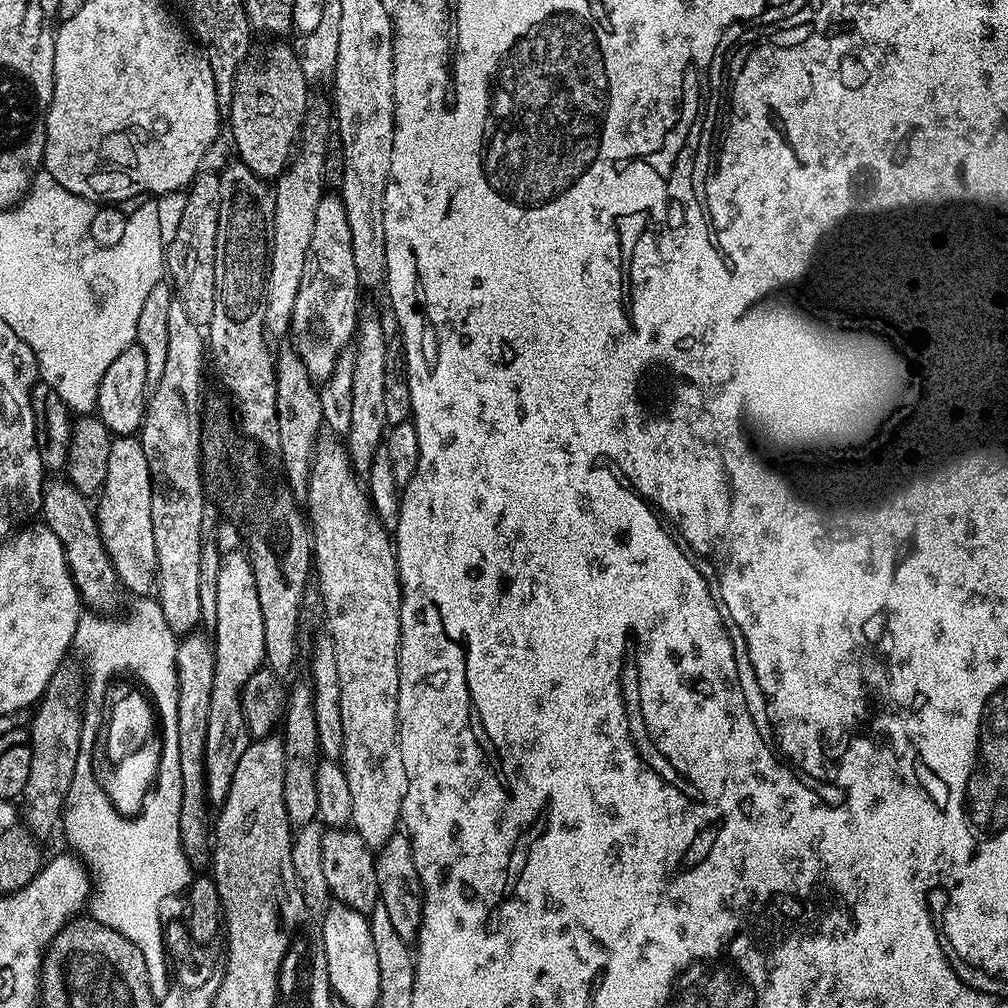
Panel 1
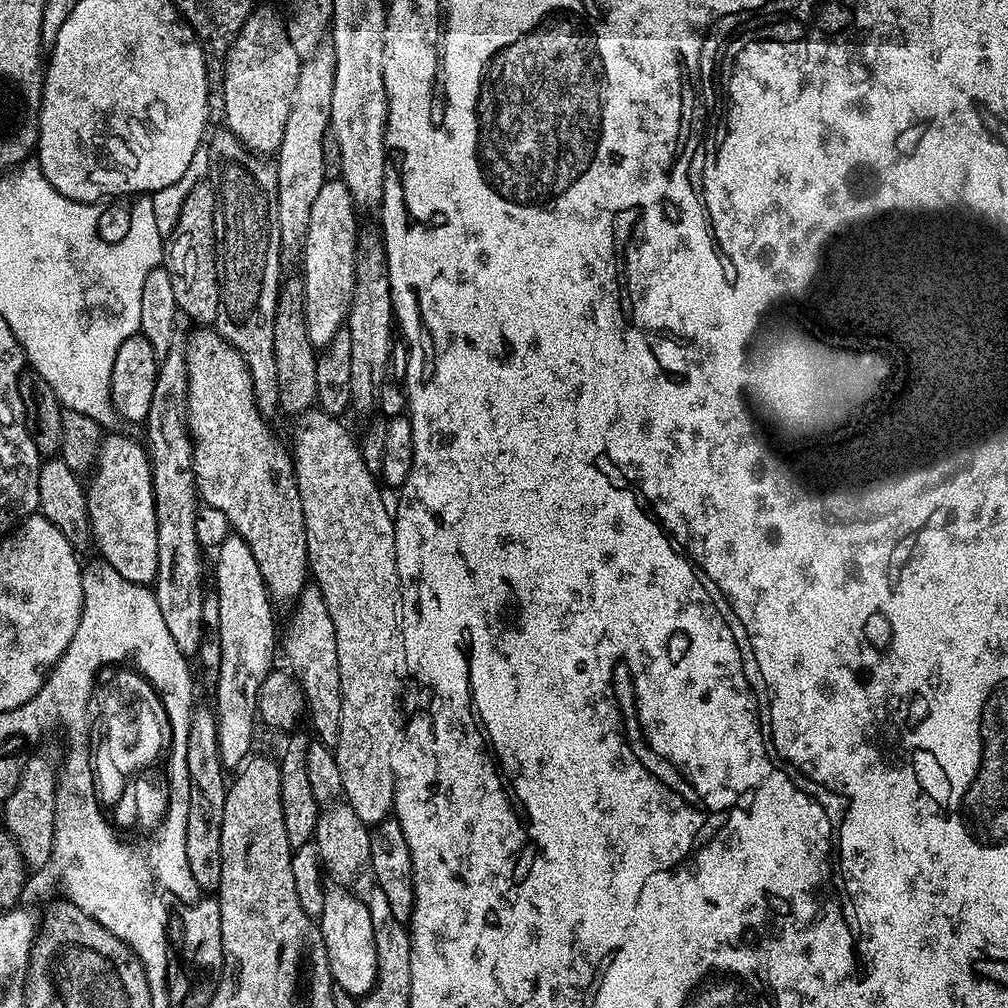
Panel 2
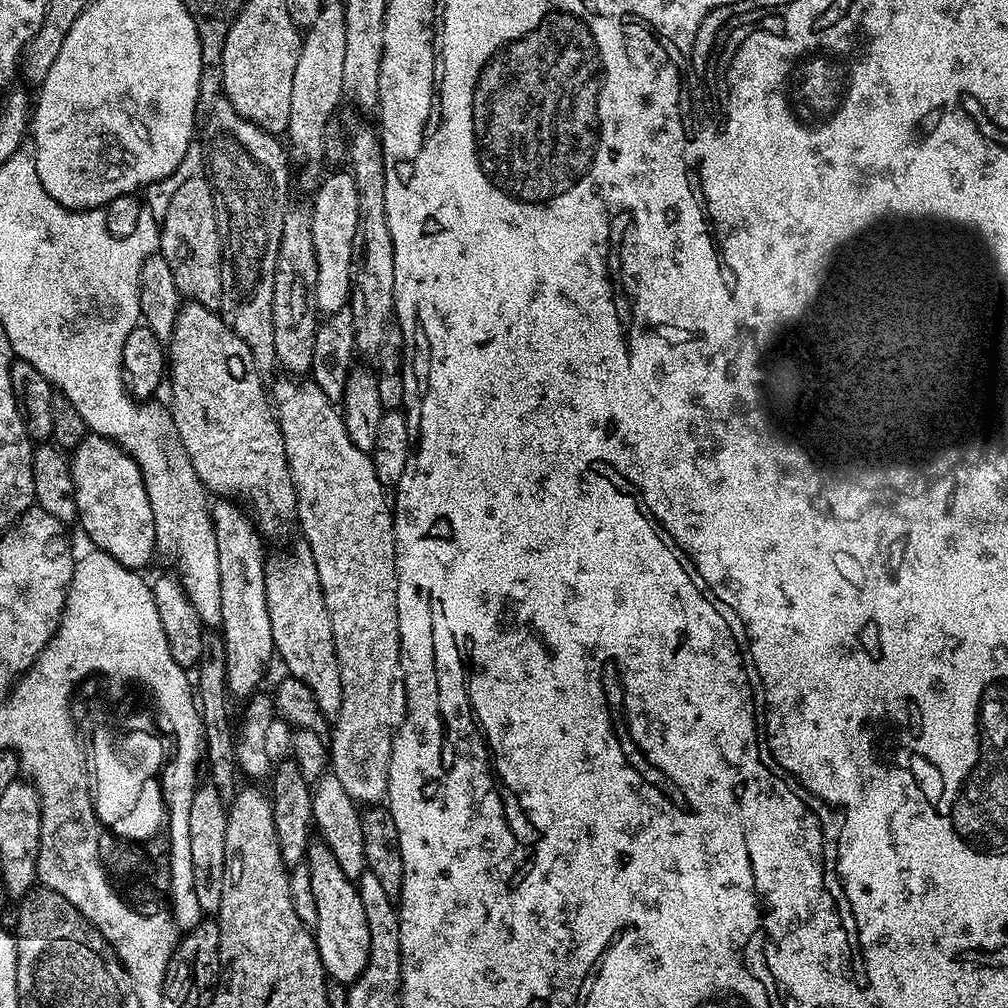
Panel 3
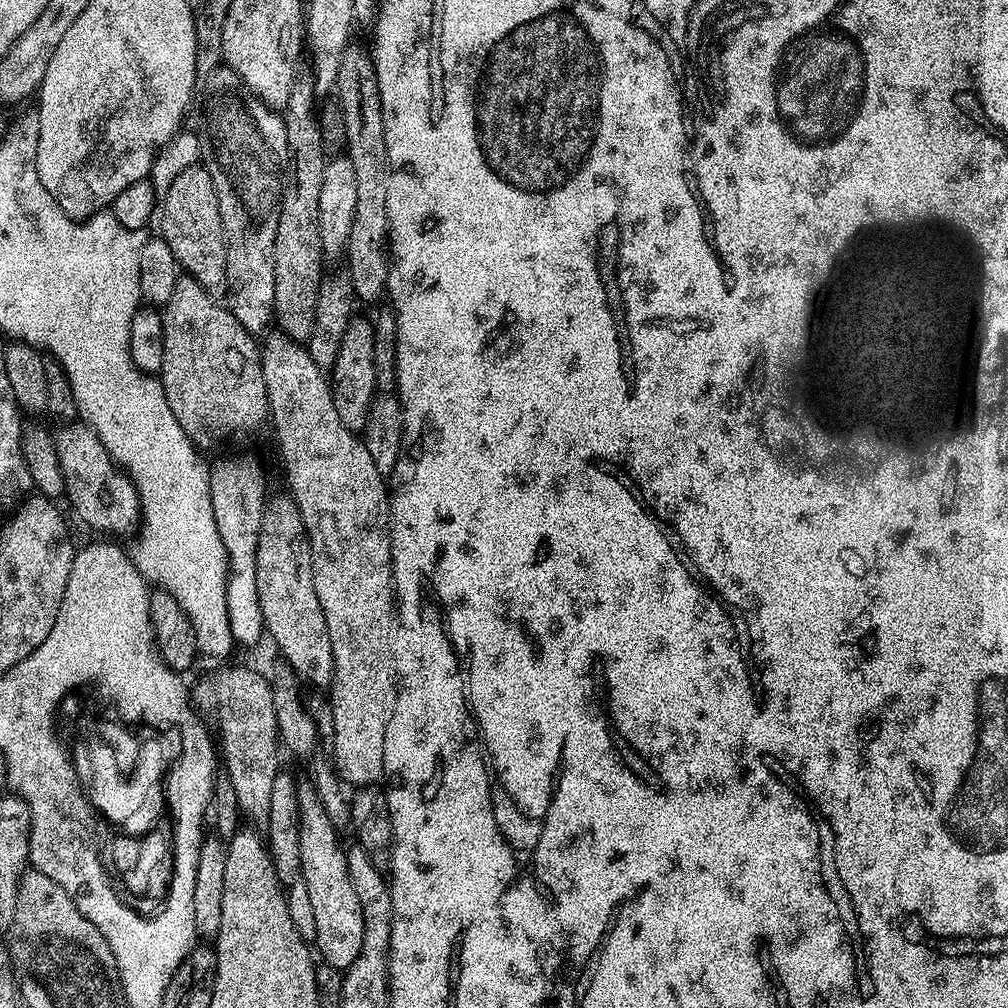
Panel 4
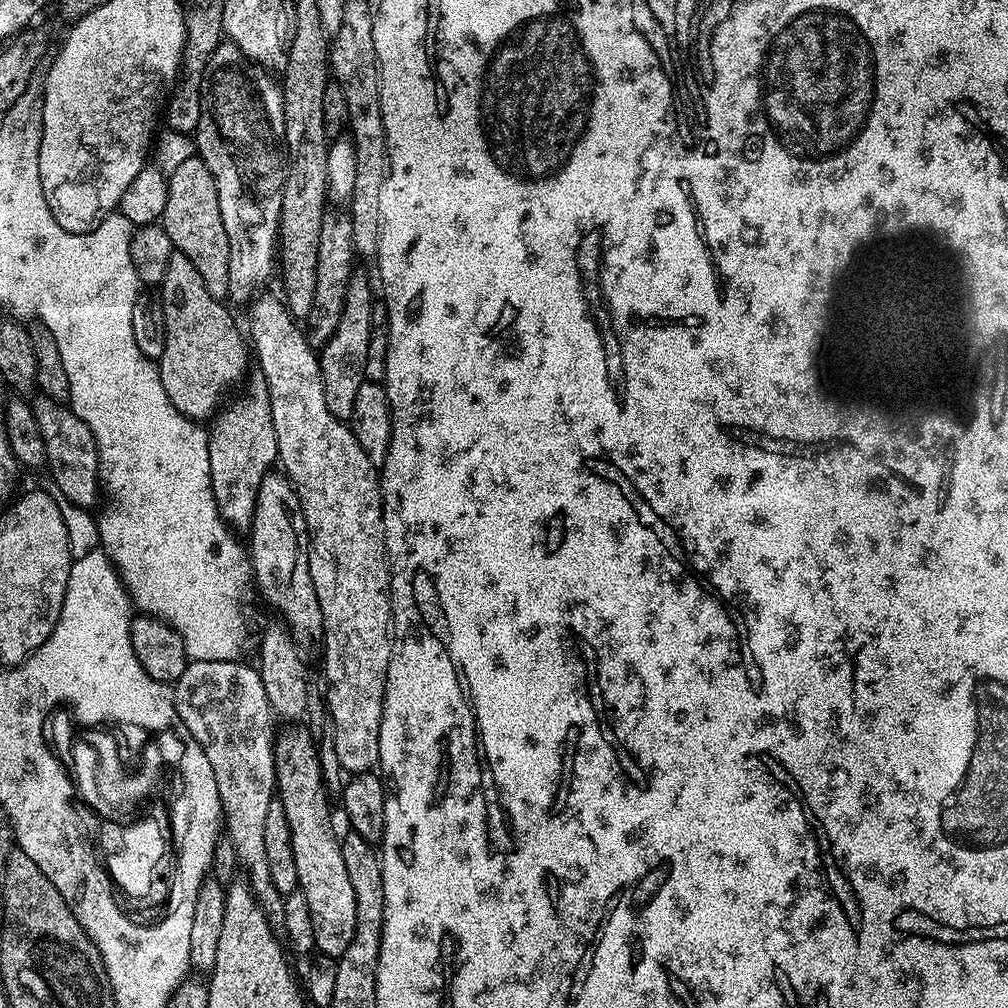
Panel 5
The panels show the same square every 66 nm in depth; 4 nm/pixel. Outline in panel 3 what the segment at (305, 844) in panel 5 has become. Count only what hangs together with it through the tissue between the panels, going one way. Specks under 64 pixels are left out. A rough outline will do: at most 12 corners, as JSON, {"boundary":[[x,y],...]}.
{"boundary":[[323,842],[309,843],[314,935],[333,981],[370,963],[370,930],[354,880]]}

